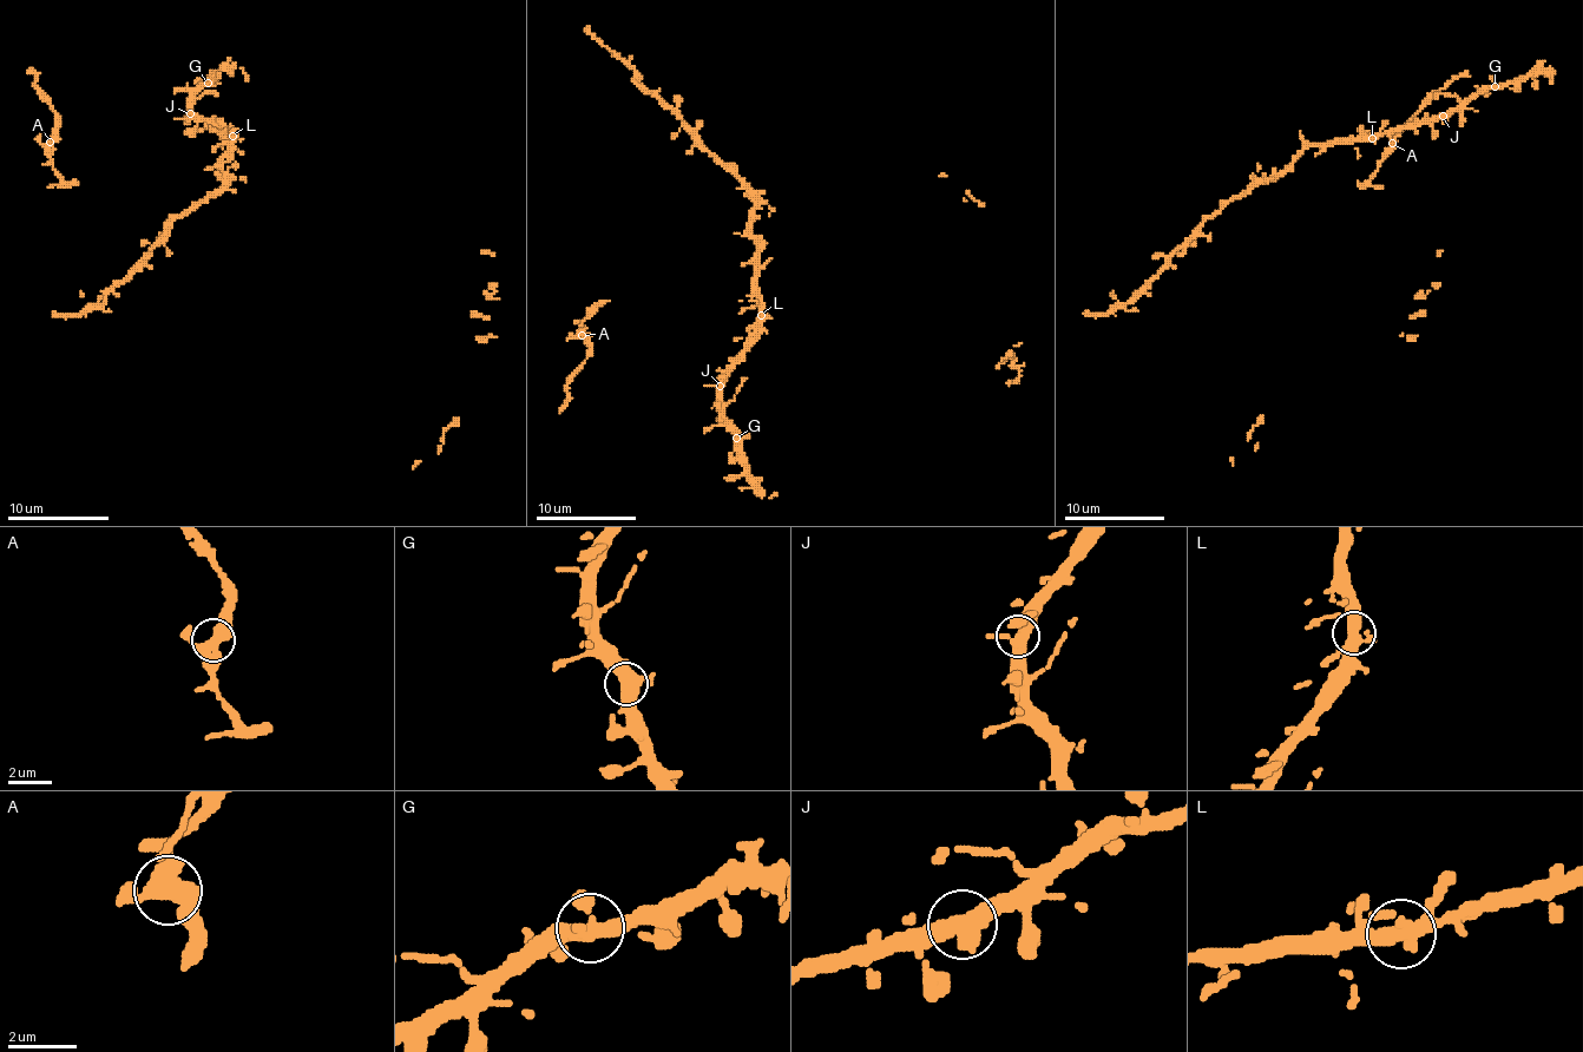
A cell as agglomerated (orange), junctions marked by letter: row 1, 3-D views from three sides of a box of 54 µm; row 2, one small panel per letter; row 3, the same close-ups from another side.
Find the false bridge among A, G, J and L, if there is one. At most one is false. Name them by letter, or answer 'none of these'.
none of these

